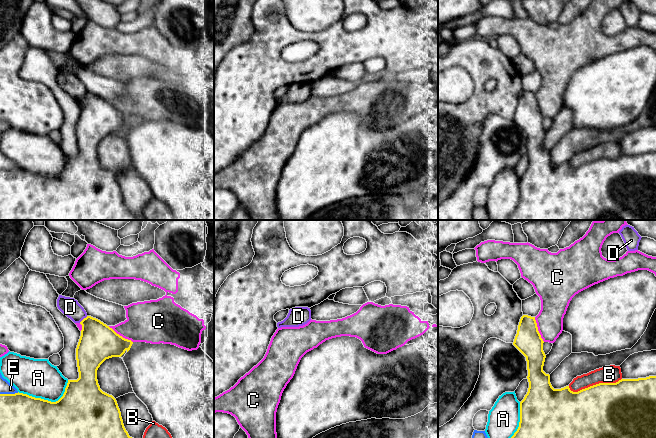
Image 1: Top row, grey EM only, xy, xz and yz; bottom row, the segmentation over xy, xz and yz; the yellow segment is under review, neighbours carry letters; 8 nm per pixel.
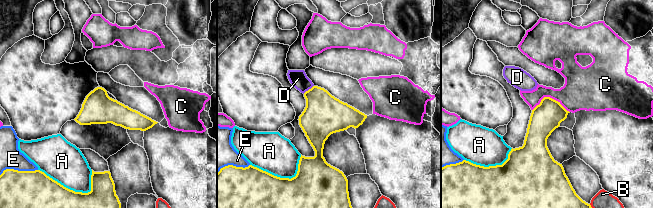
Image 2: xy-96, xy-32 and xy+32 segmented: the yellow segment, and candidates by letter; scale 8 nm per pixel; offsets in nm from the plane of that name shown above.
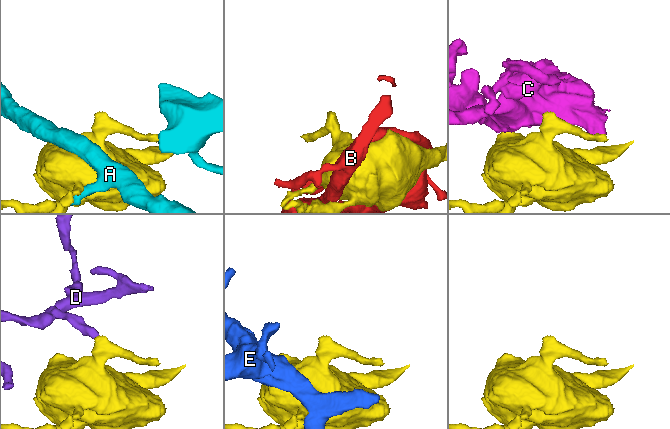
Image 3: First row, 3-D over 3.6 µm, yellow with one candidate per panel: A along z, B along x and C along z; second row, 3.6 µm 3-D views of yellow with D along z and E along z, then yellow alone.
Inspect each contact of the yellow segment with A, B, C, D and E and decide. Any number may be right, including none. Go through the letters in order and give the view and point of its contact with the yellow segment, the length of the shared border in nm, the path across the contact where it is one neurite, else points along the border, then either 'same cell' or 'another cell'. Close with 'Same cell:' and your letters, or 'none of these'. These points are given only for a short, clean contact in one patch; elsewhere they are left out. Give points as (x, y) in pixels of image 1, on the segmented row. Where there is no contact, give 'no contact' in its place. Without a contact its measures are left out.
A: meets yellow in xy at (47, 400); contact 420 nm long; another cell
B: meets yellow in yz at (594, 385); contact 440 nm long; another cell
C: meets yellow in yz at (537, 329); contact 220 nm long; another cell
D: meets yellow in xy at (84, 318); contact 90 nm long; border along xy (87, 316), (79, 322); another cell
E: meets yellow in xy at (9, 394); contact 150 nm long; another cell
Same cell: none of these

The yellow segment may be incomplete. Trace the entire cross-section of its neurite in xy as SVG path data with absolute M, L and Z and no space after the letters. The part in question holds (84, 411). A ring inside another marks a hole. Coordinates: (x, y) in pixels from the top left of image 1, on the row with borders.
M87 316L82 325L76 348L79 372L77 380L68 380L63 396L56 402L35 398L23 393L0 394L0 438L132 438L126 431L116 399L100 389L97 370L109 358L121 357L133 344L100 320Z

